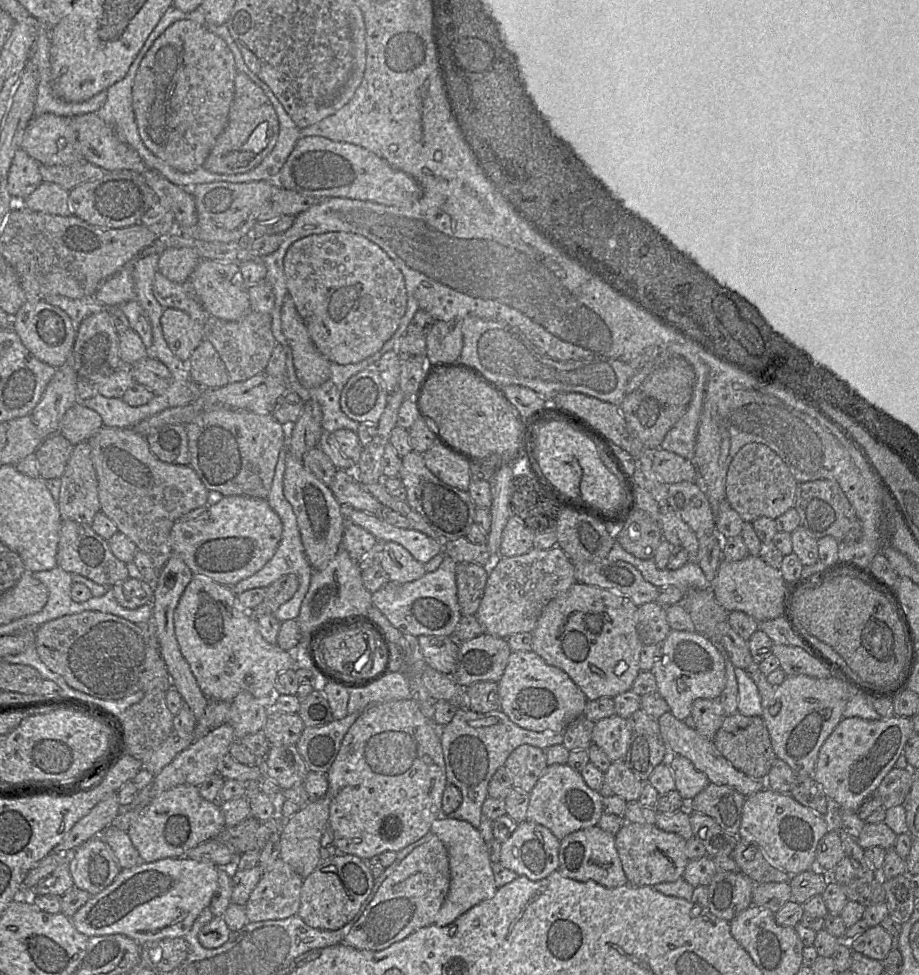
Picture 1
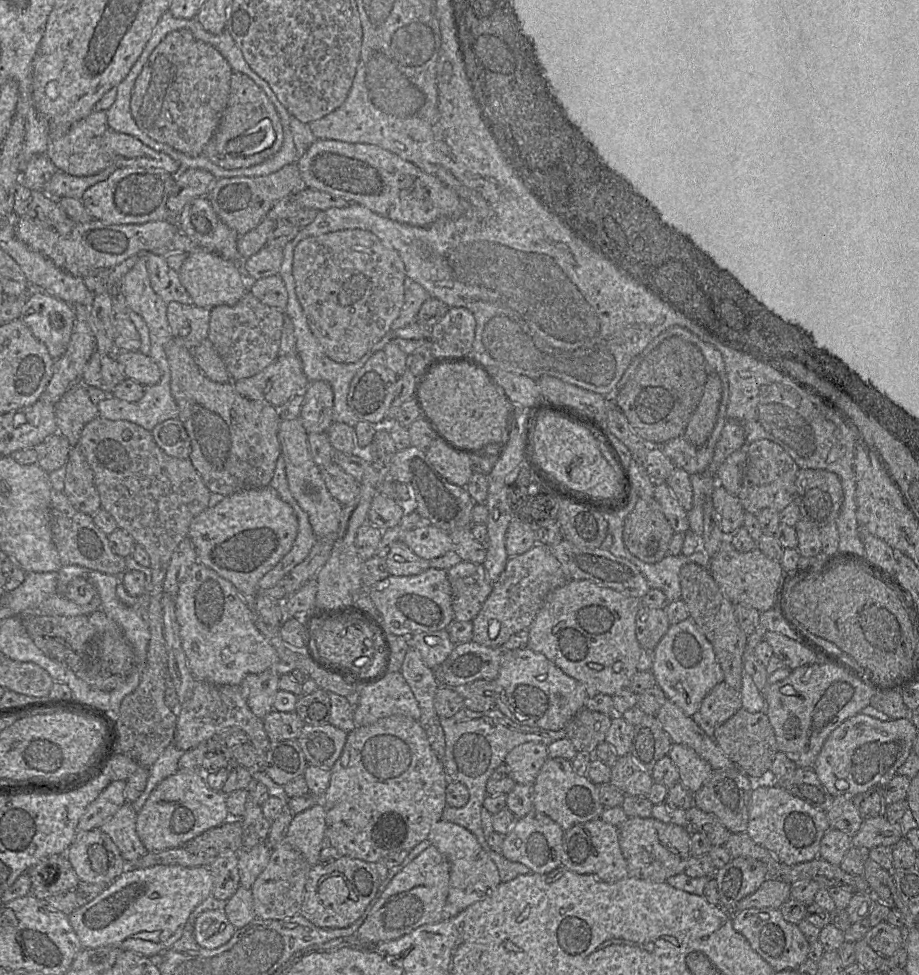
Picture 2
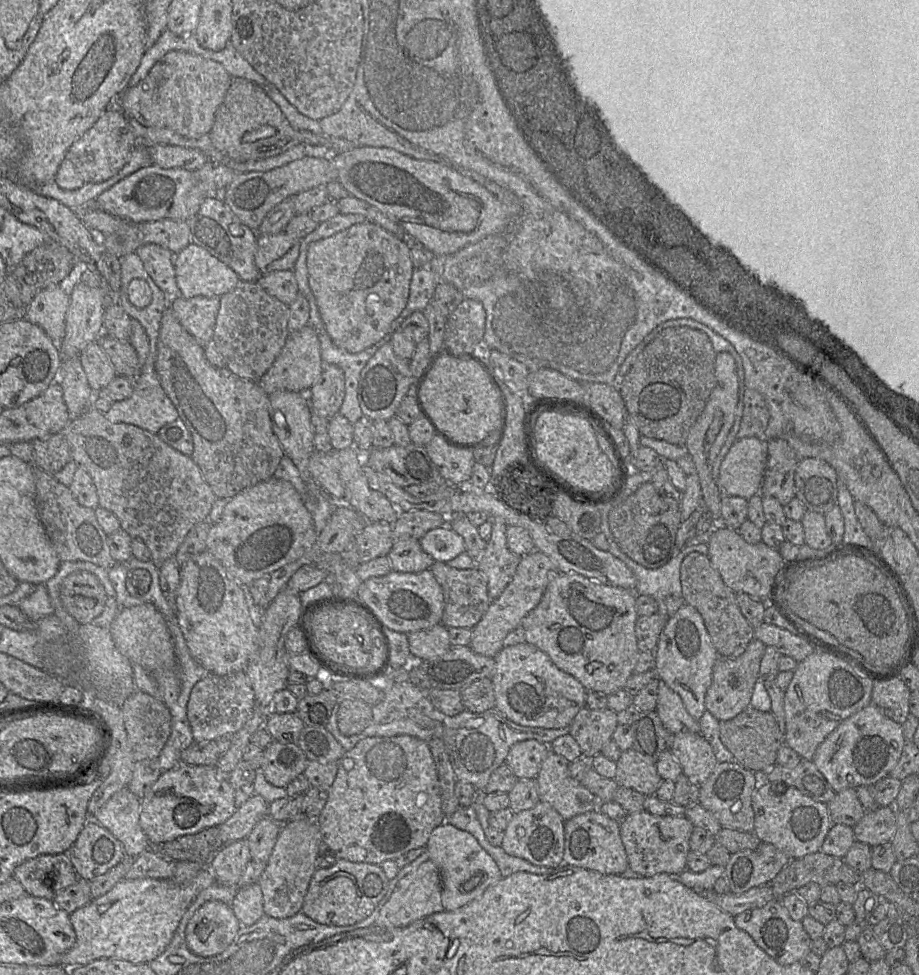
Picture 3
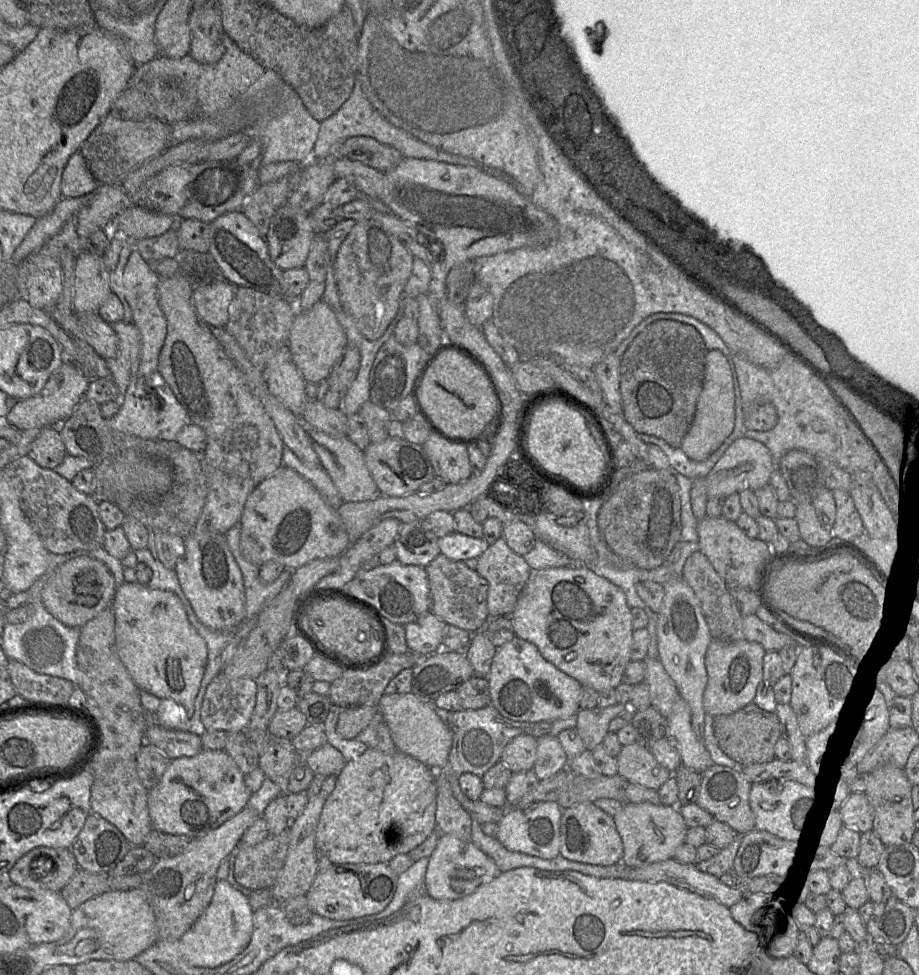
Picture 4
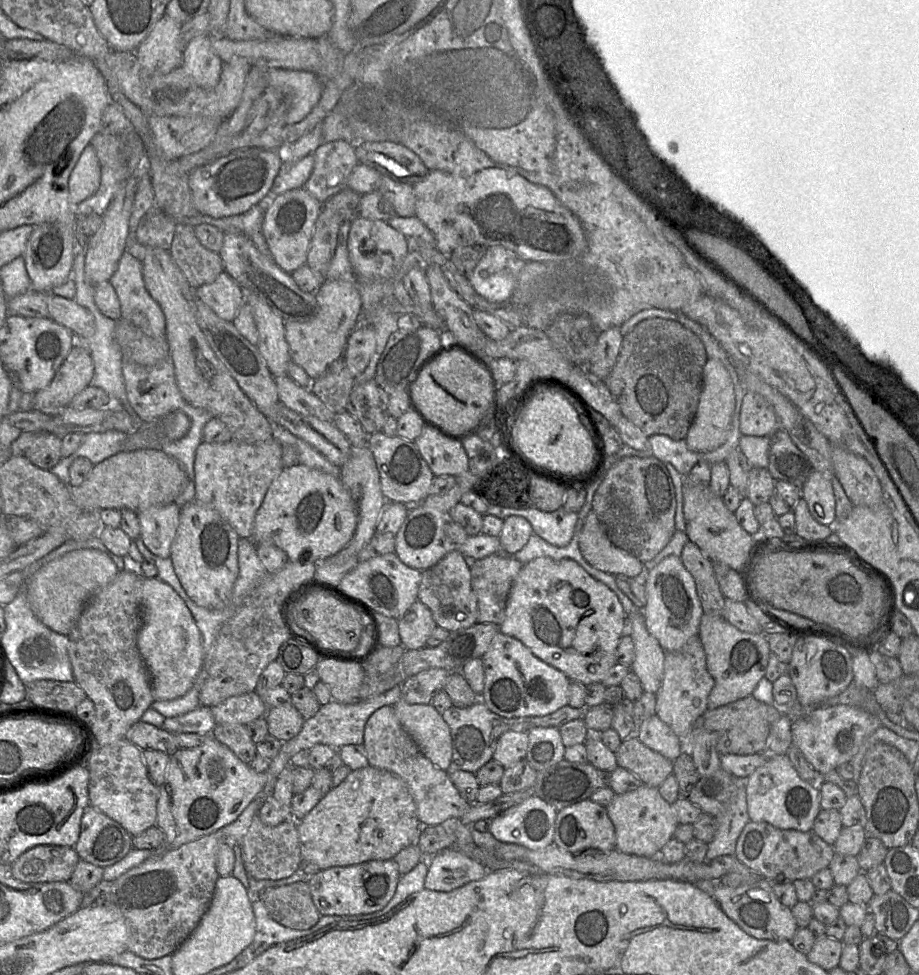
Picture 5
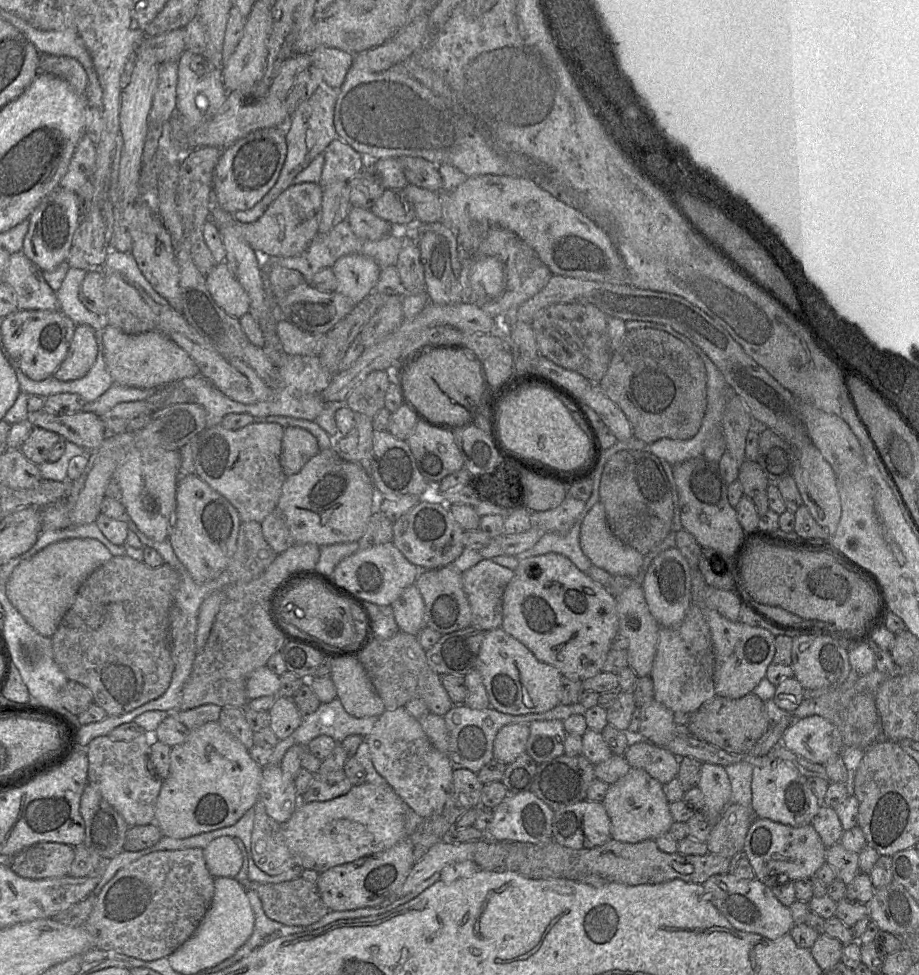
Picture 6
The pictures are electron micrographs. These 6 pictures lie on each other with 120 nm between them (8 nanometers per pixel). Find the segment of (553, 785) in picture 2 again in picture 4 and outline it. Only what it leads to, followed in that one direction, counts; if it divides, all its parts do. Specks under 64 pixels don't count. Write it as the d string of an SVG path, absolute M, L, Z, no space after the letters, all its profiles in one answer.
M557 736L537 738L536 760L533 770L539 780L547 779L568 768L569 760Z

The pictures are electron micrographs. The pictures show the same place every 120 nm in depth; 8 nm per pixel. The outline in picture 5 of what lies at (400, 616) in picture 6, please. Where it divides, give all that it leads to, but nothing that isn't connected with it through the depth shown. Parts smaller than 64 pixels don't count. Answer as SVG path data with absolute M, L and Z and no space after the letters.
M419 599L398 620L401 644L406 650L426 646L426 642L437 624L431 611Z

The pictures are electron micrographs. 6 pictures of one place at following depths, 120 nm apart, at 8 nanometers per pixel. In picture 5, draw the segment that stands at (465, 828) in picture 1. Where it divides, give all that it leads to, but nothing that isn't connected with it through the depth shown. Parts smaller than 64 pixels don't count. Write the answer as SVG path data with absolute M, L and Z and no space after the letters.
M455 847L444 849L427 859L429 864L424 888L432 891L450 892L481 880L488 872L483 865Z

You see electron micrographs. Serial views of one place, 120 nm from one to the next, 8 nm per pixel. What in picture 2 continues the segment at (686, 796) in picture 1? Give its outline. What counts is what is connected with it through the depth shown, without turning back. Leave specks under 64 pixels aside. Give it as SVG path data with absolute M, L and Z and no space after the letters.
M672 744L669 757L679 771L679 782L692 793L697 792L714 771L692 748Z

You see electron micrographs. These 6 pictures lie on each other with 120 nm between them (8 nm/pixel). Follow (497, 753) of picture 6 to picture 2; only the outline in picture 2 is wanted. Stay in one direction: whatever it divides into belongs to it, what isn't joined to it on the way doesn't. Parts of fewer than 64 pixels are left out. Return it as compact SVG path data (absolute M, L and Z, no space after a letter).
M529 741L514 747L506 755L504 763L517 784L533 785L548 758L547 745Z

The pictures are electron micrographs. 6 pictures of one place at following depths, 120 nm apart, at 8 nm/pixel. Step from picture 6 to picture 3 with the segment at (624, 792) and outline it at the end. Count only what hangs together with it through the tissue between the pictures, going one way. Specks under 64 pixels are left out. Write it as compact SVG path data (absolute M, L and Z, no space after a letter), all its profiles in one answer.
M646 810L628 813L620 823L620 837L629 863L628 871L651 877L659 873L678 876L687 869L694 826L685 816L659 816Z

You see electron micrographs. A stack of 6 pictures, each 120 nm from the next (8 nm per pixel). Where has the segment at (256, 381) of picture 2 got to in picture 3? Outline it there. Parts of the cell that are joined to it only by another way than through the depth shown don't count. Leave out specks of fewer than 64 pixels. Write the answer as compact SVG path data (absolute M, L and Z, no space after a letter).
M307 324L302 329L289 334L280 355L257 382L268 395L279 390L300 393L317 382L323 369L318 335L312 326Z

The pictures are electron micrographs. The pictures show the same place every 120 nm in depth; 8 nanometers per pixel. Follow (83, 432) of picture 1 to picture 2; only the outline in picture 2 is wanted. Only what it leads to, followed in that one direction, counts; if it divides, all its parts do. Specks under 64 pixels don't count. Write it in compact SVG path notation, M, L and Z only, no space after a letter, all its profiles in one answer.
M82 380L73 383L54 408L58 433L67 438L71 447L77 446L84 425L98 416Z

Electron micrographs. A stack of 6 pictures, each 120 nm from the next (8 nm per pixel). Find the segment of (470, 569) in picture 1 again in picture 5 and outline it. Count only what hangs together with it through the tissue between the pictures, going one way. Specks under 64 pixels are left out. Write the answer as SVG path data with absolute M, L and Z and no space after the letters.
M452 550L433 567L421 572L418 599L431 611L438 626L450 632L477 623L478 603L471 586L471 572L460 551Z

